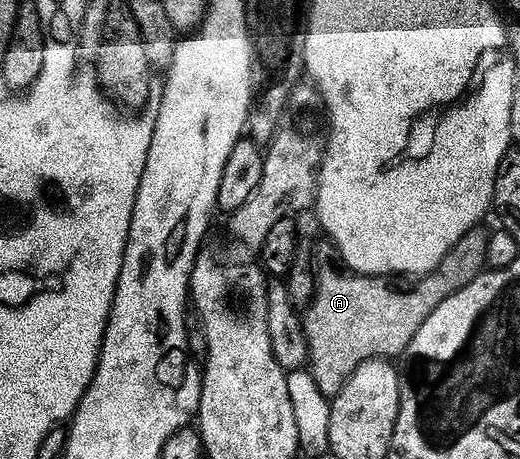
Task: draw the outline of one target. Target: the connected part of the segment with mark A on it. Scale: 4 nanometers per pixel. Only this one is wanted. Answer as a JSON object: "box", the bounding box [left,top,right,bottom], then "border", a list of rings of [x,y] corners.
{"box":[302,226,488,398],"border":[[[483,226],[469,229],[435,268],[418,278],[354,273],[343,263],[330,239],[323,238],[315,248],[314,297],[302,313],[307,364],[313,382],[317,382],[323,395],[328,398],[337,395],[357,366],[367,359],[402,357],[413,334],[421,330],[421,322],[425,322],[449,294],[457,294],[461,286],[473,282],[473,278],[487,268],[485,246],[488,235],[488,229]]]}

